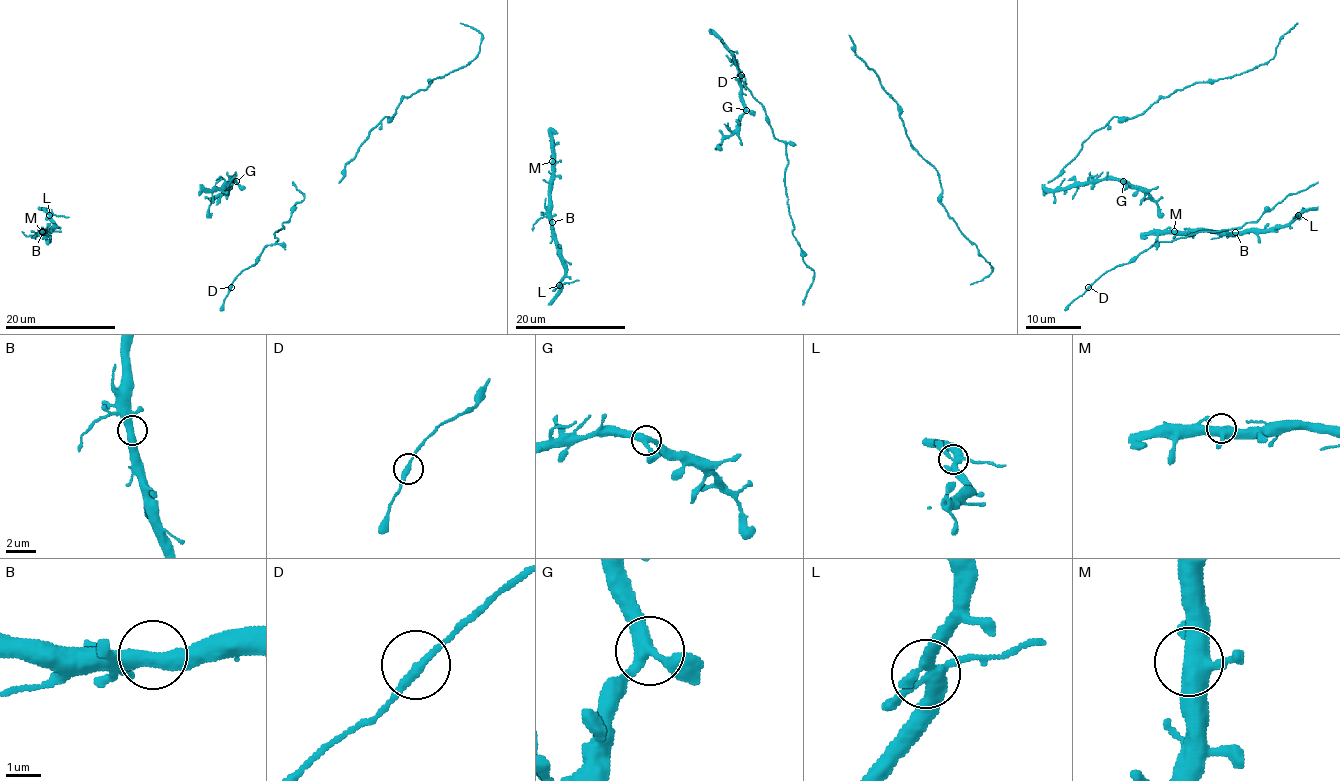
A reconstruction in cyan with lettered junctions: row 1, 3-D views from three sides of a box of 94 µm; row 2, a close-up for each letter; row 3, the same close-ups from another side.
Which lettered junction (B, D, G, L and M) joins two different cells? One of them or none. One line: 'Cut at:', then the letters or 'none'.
Cut at: none

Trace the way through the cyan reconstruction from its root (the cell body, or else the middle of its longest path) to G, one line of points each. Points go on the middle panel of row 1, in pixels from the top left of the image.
G: (716, 147), (731, 134), (746, 110)

